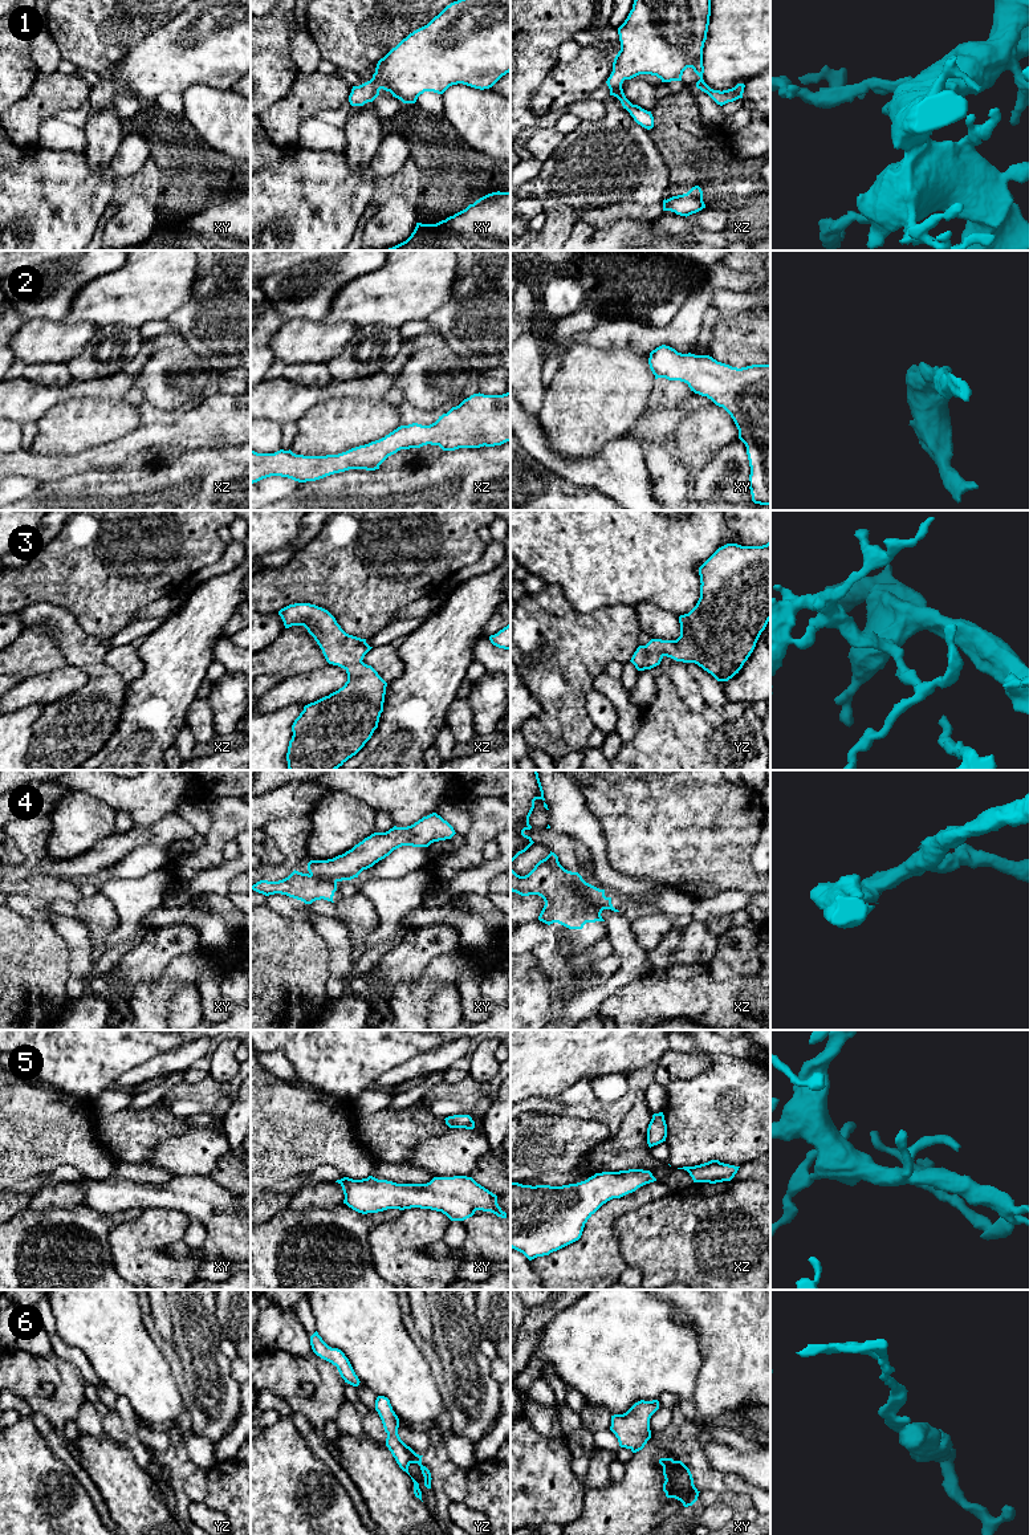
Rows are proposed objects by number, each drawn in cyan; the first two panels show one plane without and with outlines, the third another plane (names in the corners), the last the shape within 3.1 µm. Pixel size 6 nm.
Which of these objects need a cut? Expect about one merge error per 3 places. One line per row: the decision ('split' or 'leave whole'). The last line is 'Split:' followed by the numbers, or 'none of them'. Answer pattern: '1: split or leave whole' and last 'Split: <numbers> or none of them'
1: leave whole
2: leave whole
3: leave whole
4: split
5: leave whole
6: leave whole
Split: 4

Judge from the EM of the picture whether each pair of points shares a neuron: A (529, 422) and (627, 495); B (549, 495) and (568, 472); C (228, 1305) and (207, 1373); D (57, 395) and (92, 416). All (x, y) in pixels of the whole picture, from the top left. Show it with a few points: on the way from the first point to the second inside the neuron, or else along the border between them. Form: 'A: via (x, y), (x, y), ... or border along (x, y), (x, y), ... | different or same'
A: via (543, 450), (566, 468), (600, 472) | same
B: border along (537, 460), (566, 480), (593, 489) | different
C: border along (216, 1303), (216, 1316), (224, 1335) | different
D: border along (96, 397), (72, 397), (55, 403), (39, 418) | different

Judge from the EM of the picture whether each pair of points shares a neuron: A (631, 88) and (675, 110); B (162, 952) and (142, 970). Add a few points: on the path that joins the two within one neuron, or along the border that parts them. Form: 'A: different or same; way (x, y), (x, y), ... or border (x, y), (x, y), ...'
A: different; border (658, 100), (651, 112)
B: same; way (157, 956), (147, 965)

